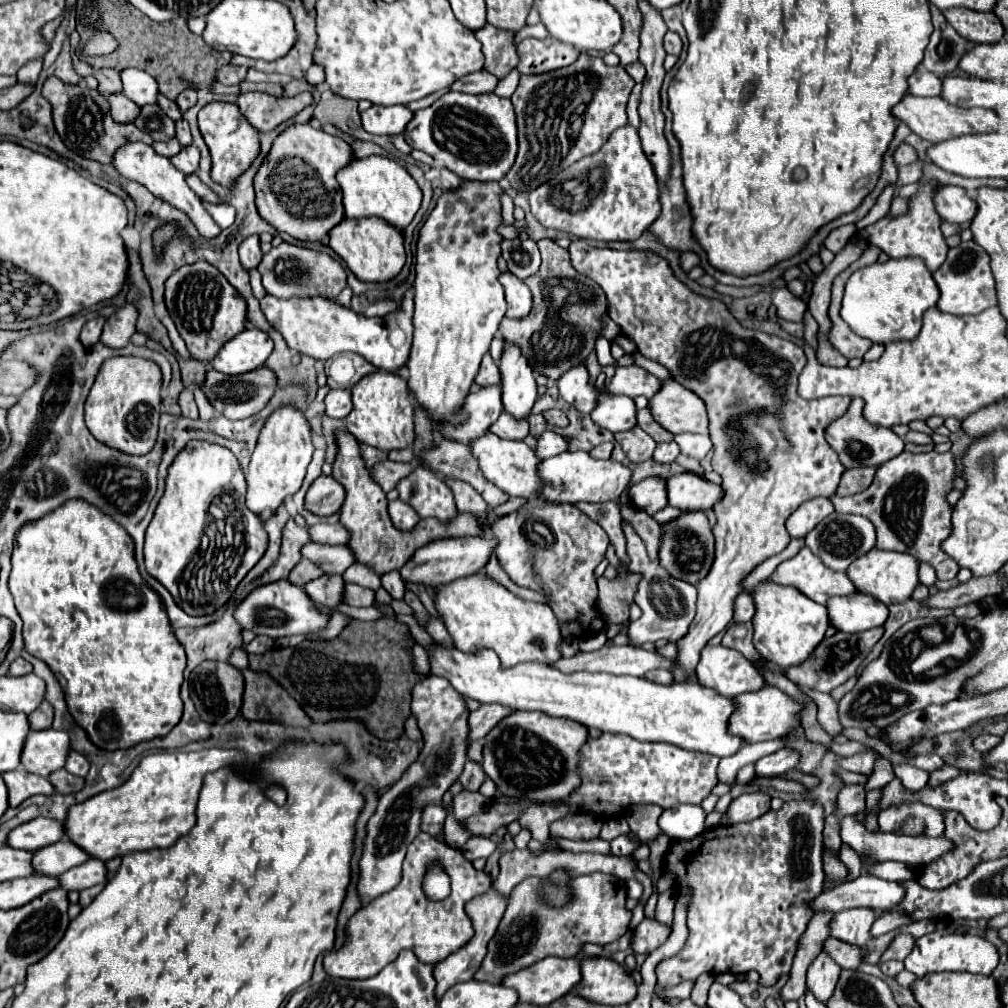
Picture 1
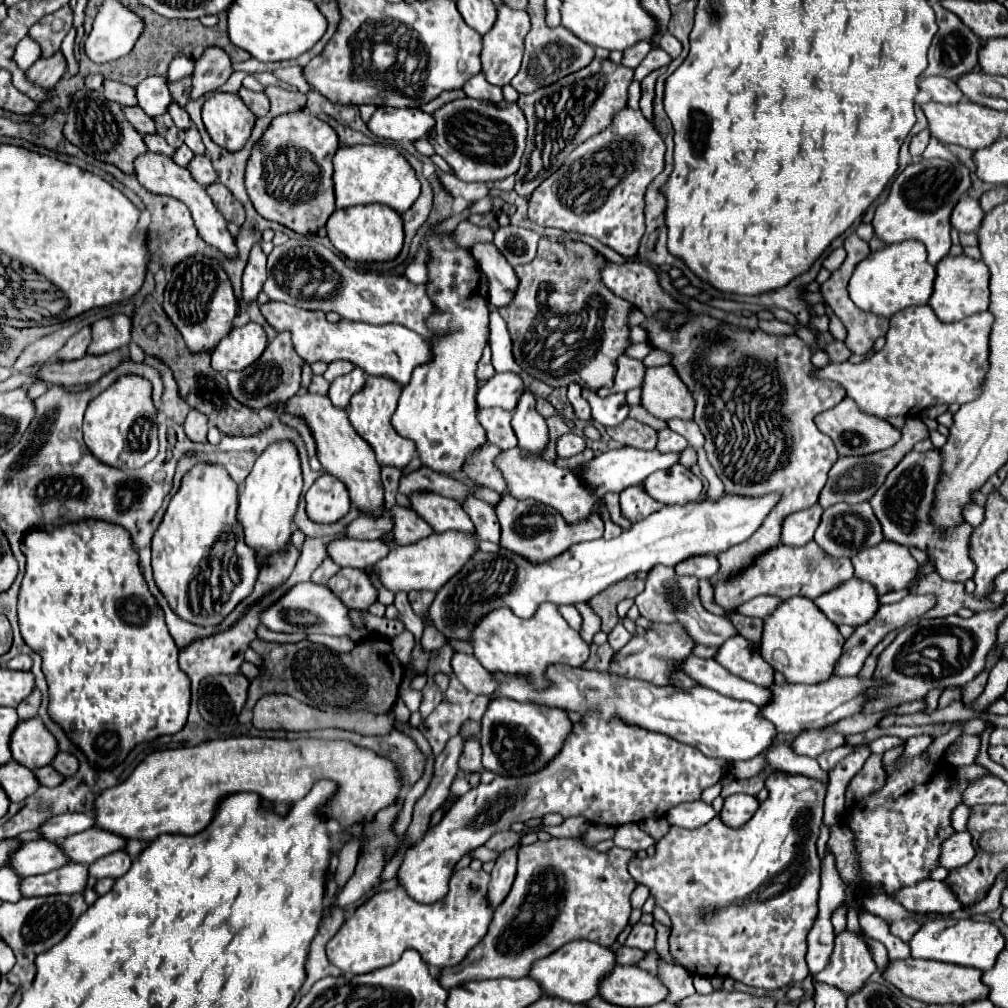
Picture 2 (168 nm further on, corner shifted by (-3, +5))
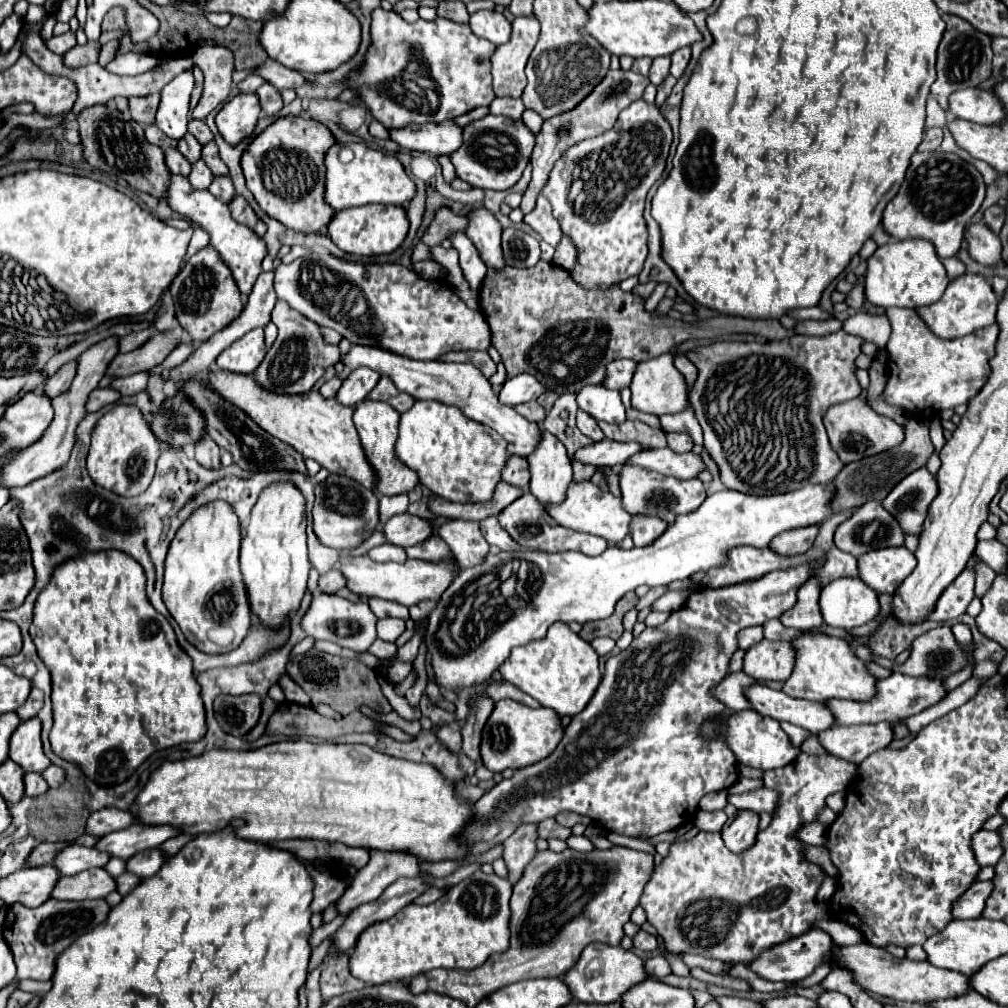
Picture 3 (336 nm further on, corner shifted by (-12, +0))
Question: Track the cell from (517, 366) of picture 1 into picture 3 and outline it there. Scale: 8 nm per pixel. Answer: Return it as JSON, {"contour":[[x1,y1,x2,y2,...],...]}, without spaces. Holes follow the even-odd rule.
{"contour":[[541,431,541,443,527,457,531,471,531,493,541,503,561,503,573,479,571,457,565,445,549,431]]}

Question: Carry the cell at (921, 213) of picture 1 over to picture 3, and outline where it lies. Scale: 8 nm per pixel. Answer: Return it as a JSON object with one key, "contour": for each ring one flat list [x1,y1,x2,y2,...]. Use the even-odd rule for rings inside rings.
{"contour":[[915,153,897,197,891,199,883,211,883,227,897,241,927,239,935,245,937,255,947,259,961,249,963,229,981,207,983,197,985,183,973,165,953,153]]}

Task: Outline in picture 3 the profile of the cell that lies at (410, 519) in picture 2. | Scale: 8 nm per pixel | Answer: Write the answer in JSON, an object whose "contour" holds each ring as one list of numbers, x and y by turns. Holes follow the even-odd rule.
{"contour":[[431,535,429,539,425,539,425,543,415,545,415,547,407,547,405,551,407,551,407,557,425,559,425,561,439,561,451,553,447,543,439,535]]}

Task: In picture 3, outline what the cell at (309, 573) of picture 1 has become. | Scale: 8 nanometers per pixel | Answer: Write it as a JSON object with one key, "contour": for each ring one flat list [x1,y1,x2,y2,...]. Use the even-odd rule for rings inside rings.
{"contour":[[331,569,329,573,319,577,319,591,323,591,323,593,335,593,335,591,343,589,345,585,347,585,345,577,337,569]]}

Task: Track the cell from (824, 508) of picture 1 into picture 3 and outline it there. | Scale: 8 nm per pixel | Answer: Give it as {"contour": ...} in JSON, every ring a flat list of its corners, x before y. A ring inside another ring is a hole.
{"contour":[[799,527,797,531,785,531,785,535,777,535,777,539,773,539,773,543,769,543,769,547,781,555,799,555,799,553,805,553,817,533,819,533,819,527]]}

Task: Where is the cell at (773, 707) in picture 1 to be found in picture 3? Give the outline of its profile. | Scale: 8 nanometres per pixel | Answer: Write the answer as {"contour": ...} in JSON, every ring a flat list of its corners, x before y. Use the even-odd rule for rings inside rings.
{"contour":[[895,671,887,679,879,679,875,683,873,699,867,699,867,701,827,699,823,703,829,707,829,711,833,711,833,719,837,719,835,725,863,725,863,723,881,723,881,721,895,723,899,719,921,713,923,709,939,703,943,697,945,697,945,689,941,681,927,679,927,677,909,677]]}

